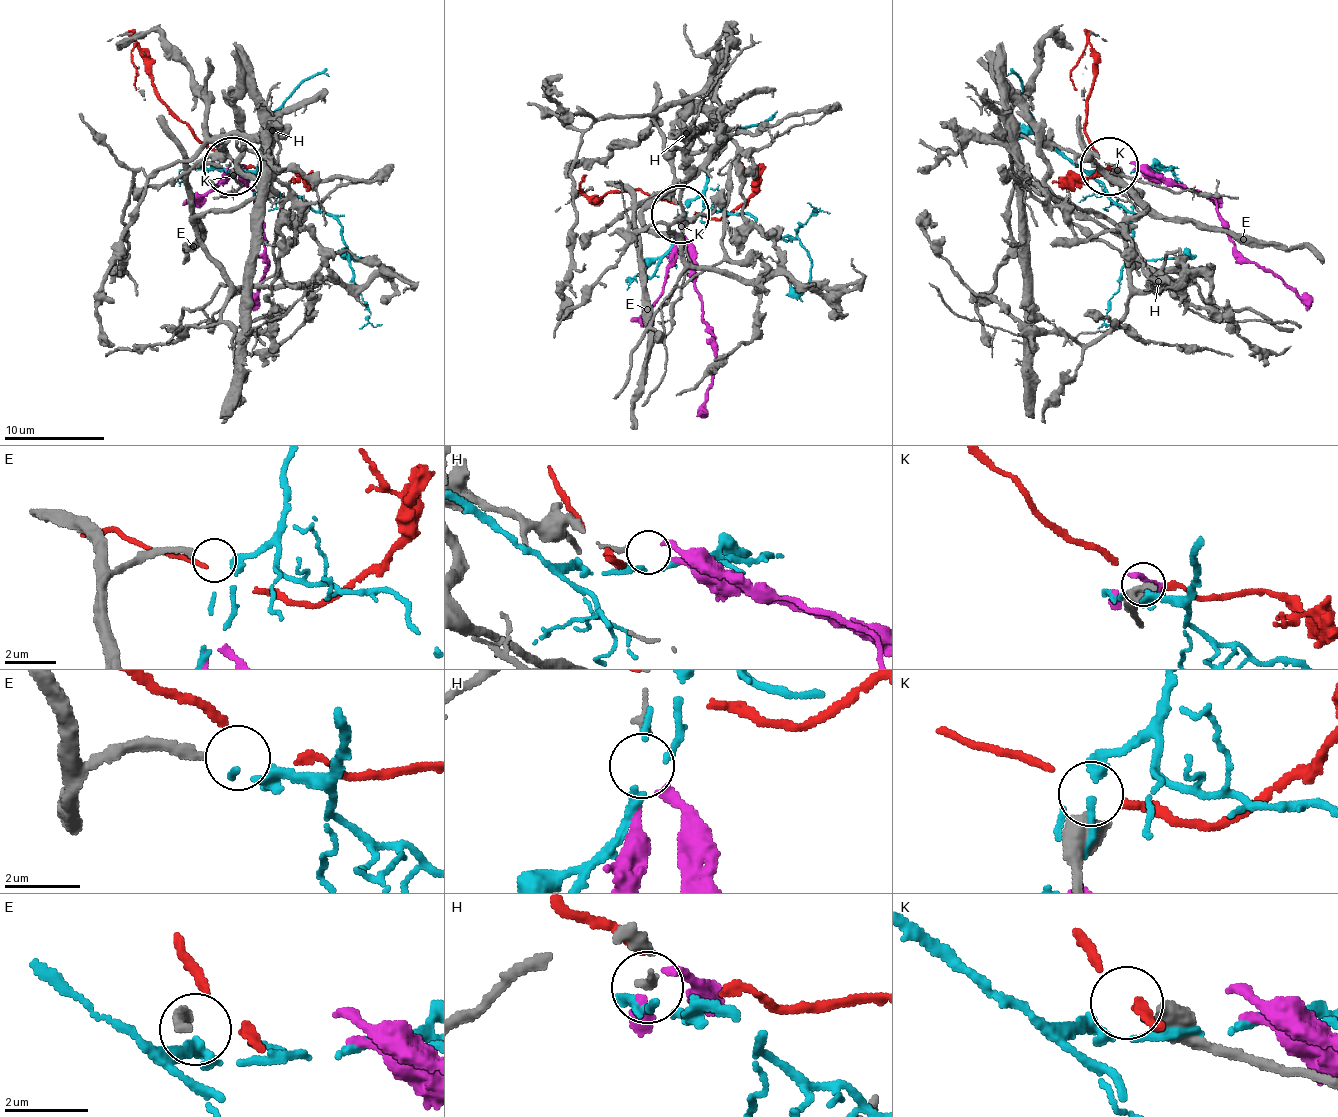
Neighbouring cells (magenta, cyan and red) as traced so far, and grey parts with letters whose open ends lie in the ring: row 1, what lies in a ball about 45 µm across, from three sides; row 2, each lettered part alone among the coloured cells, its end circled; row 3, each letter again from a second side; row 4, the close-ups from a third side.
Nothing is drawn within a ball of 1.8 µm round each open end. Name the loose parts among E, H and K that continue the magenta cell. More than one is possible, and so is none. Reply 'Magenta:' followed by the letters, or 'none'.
Magenta: H

